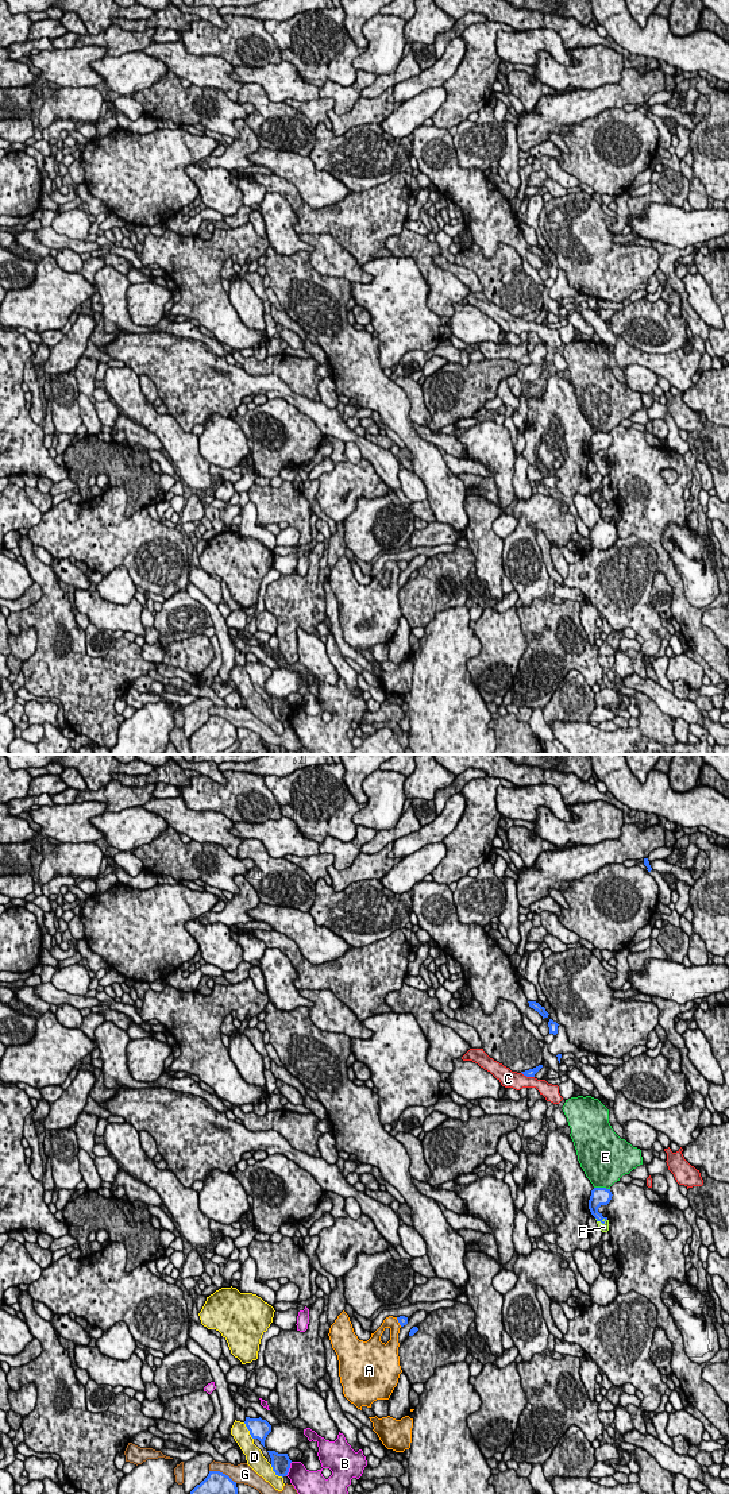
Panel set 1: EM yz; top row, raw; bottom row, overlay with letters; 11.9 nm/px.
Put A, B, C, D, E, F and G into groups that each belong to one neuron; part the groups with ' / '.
A / B / C / D / E / F / G

